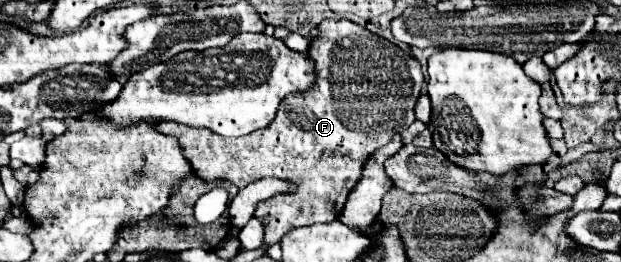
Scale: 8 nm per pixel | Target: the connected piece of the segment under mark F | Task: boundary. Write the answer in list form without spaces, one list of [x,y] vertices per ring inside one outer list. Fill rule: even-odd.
[[[324,20],[318,24],[318,28],[320,34],[312,40],[308,50],[308,54],[320,66],[318,84],[314,84],[306,94],[290,94],[290,98],[278,108],[278,114],[270,126],[240,138],[224,138],[220,134],[214,134],[212,130],[184,126],[178,122],[158,124],[160,132],[174,134],[178,136],[178,140],[182,140],[184,154],[194,166],[194,174],[206,182],[228,180],[238,188],[246,188],[250,182],[256,182],[264,176],[276,176],[294,188],[294,192],[276,194],[274,200],[258,204],[256,216],[270,218],[270,222],[266,222],[264,238],[268,246],[278,244],[280,238],[292,228],[336,220],[350,190],[362,178],[366,160],[416,120],[414,106],[424,84],[420,62],[416,58],[350,20]]]

